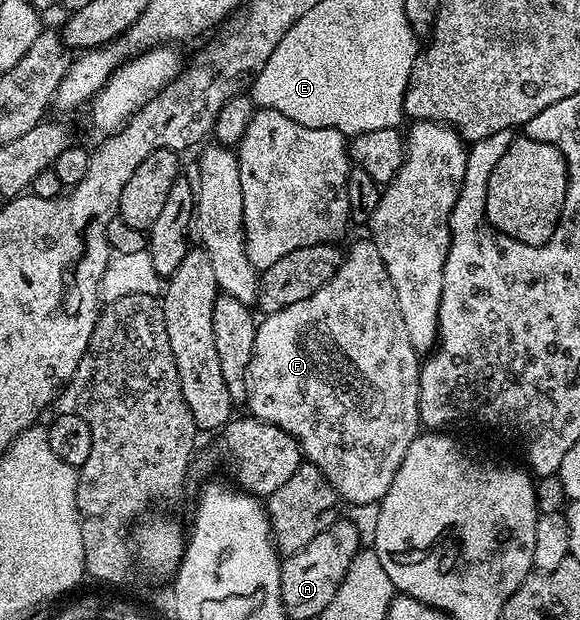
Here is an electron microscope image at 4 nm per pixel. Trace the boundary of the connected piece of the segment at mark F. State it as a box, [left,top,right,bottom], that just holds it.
[245,237,423,504]

